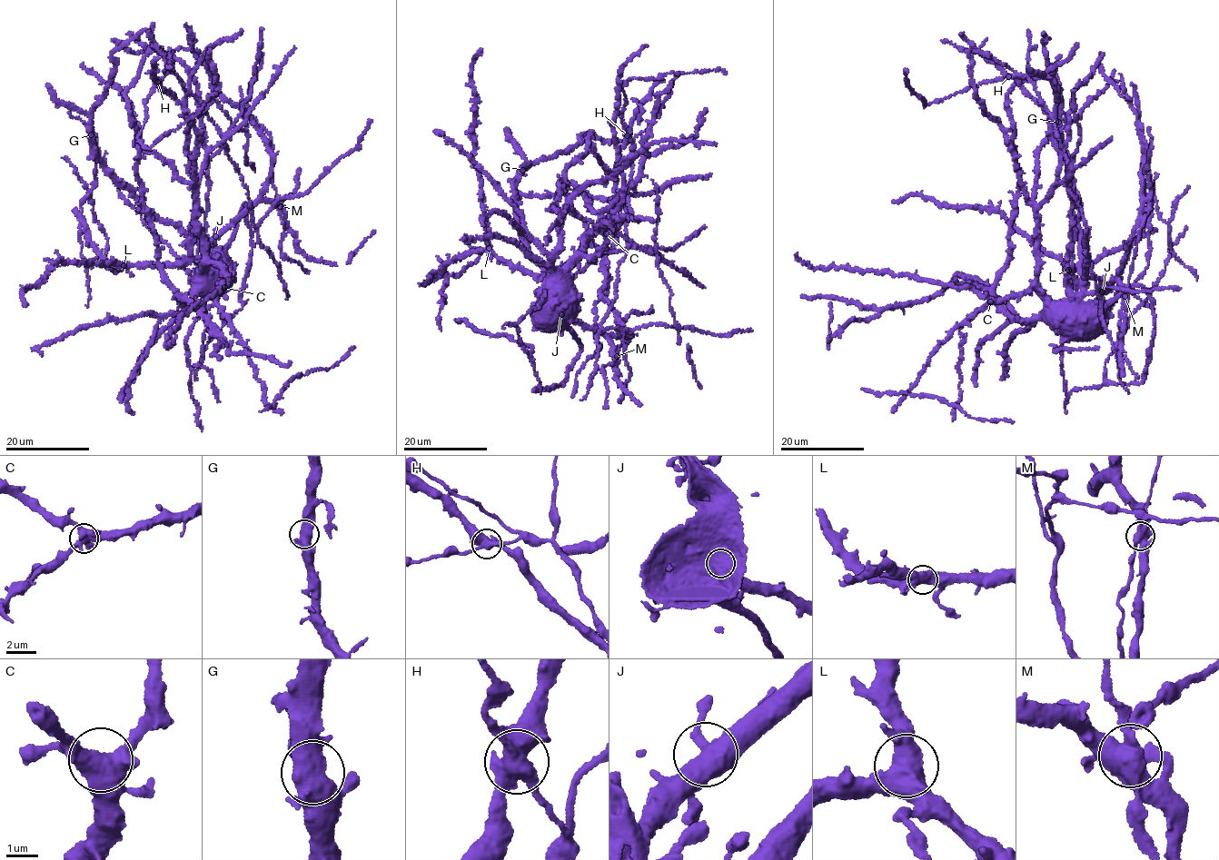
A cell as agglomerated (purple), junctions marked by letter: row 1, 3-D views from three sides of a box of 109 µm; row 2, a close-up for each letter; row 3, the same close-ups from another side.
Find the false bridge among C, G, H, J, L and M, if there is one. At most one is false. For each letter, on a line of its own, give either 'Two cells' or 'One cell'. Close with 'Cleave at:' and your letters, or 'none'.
C: One cell
G: One cell
H: One cell
J: One cell
L: One cell
M: One cell
Cleave at: none

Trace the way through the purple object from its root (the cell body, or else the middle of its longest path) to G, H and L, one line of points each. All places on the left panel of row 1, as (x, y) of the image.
G: (203, 281), (213, 269), (203, 245), (134, 197), (134, 190), (118, 181), (94, 153), (91, 134)
H: (203, 281), (208, 271), (192, 256), (194, 177), (186, 150), (189, 124), (184, 106), (167, 93), (157, 82)
L: (203, 281), (207, 271), (194, 261), (123, 265)

